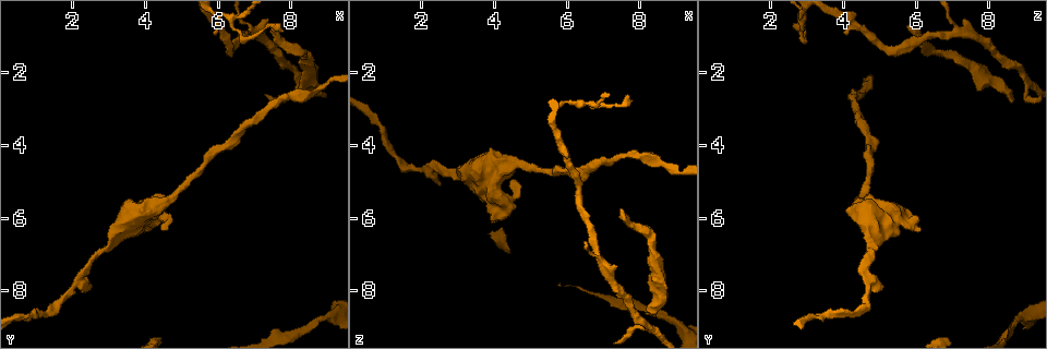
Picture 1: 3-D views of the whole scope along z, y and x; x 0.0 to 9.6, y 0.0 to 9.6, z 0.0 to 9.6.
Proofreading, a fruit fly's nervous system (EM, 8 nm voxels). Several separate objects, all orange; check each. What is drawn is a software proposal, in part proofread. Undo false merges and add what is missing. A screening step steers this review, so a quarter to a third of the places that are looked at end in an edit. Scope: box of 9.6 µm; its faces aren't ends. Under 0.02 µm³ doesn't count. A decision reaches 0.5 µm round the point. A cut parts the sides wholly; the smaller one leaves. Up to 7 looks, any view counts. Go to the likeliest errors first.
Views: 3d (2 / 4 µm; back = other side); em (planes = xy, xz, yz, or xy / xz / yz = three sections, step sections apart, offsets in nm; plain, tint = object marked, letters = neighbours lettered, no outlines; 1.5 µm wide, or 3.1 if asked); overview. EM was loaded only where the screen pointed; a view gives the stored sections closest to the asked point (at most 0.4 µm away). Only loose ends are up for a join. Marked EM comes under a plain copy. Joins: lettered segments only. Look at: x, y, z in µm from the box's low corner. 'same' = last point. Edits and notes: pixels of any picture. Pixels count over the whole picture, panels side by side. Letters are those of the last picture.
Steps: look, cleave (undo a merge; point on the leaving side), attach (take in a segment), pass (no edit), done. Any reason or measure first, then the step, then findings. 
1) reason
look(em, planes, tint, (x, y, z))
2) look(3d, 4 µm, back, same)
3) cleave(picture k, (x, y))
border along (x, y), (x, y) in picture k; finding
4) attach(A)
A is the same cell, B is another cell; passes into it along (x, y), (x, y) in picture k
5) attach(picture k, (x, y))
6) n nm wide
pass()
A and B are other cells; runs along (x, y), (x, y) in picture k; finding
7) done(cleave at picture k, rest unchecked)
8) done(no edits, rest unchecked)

branch stops here
look(3d, 4 µm, (7.45, 0.75, 5.80))

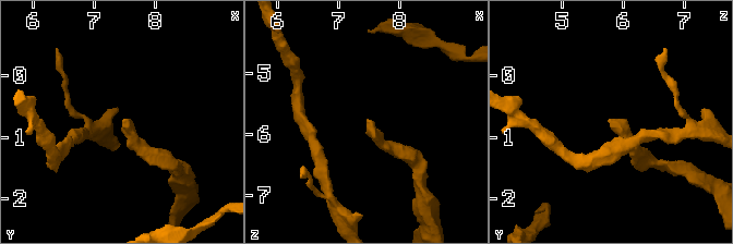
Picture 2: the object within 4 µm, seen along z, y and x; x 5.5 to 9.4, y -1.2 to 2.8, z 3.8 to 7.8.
look(em, yz, step 8, letters, (7.50, 0.70, 5.75))

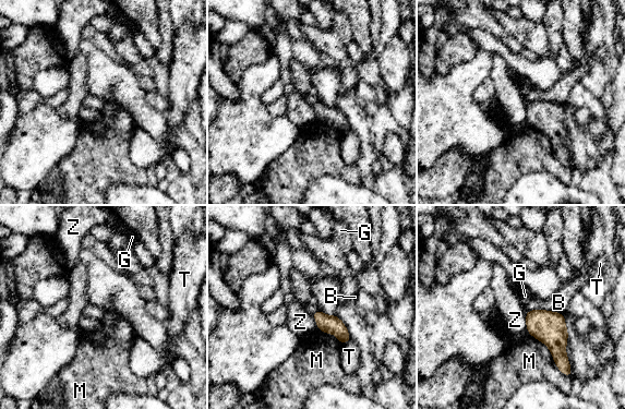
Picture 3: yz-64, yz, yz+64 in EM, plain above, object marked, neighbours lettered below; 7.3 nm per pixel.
140 nm wide
pass()
B, G, M, T and Z are other cells; border along (525, 311), (526, 329) in picture 3; none of them fits

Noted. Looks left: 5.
an open end
look(em, planes, letters, (4.50, 6.35, 5.00))

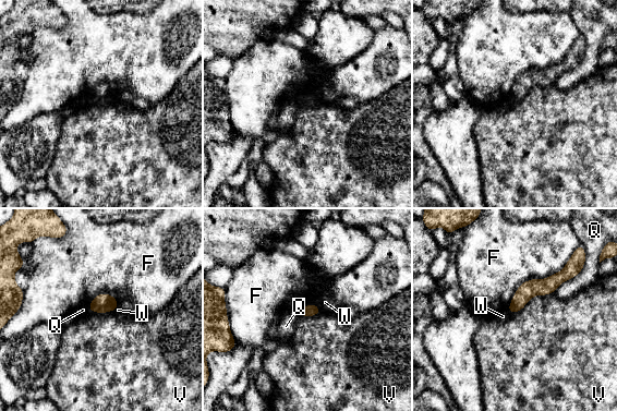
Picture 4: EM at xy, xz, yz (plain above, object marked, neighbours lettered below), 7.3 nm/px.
F touches over 600 nm
pass()
F, Q, V and W are other cells; border along (553, 292), (536, 294), (509, 313) in picture 4; none of them fits

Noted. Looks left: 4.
branch stops here
look(3d, 2 µm, (8.25, 2.45, 7.85))

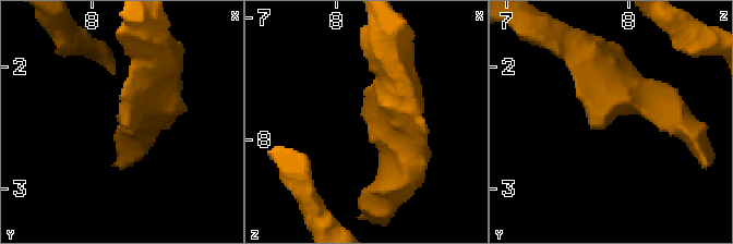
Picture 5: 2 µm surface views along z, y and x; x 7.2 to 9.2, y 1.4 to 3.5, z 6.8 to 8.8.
arms of 280, 340 nm; shape alone is not enough
look(em, planes, letters, (8.24, 2.46, 7.80))

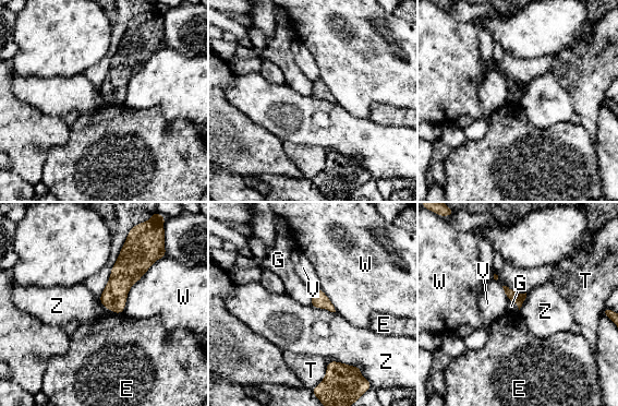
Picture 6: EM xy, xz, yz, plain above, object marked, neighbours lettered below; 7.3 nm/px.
pass()
E, G, T, V, W and Z are other cells; border along (327, 361), (335, 360), (360, 367) in picture 6; no lettered segment goes on from it

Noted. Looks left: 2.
done(no edits, rest unchecked)

